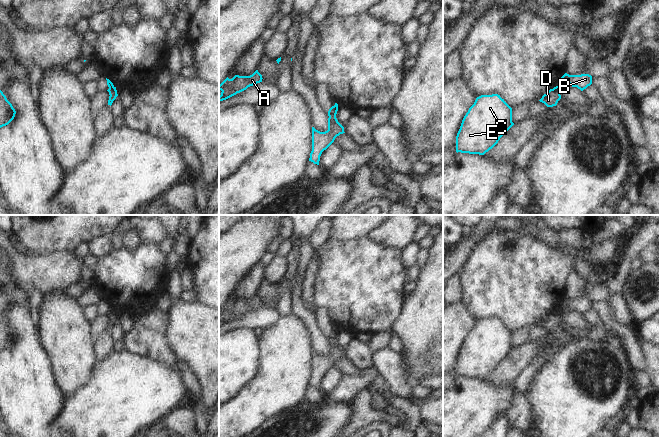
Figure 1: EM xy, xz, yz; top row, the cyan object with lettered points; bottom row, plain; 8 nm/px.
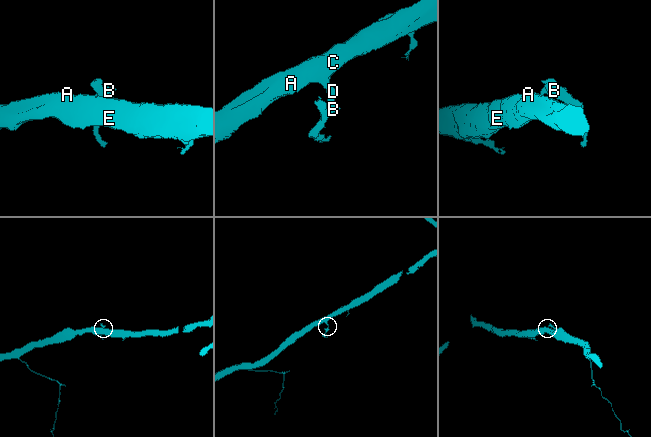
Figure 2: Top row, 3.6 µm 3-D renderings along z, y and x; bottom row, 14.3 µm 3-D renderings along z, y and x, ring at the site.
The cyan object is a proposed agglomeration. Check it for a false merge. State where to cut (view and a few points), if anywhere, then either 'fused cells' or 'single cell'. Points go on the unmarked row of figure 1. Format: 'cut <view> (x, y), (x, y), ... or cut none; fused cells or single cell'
cut yz (558, 309), (560, 312); fused cells

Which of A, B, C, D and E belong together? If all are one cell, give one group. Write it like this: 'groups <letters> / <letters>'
groups A C D E / B

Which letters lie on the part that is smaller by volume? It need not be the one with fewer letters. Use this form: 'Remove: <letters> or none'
Remove: B

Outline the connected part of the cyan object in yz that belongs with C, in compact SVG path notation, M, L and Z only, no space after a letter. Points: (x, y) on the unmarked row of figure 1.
M481 319L462 344L456 376L484 379L513 349L512 332L500 319Z

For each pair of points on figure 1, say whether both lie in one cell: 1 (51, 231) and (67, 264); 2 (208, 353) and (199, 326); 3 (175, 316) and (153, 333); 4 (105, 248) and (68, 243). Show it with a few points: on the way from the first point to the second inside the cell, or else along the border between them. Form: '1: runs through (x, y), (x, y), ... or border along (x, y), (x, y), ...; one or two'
1: border along (72, 252), (54, 251), (41, 256); two
2: runs through (208, 346), (208, 342), (199, 333); one
3: border along (166, 313), (166, 341), (168, 345); two
4: border along (109, 234), (94, 237), (88, 243); two

